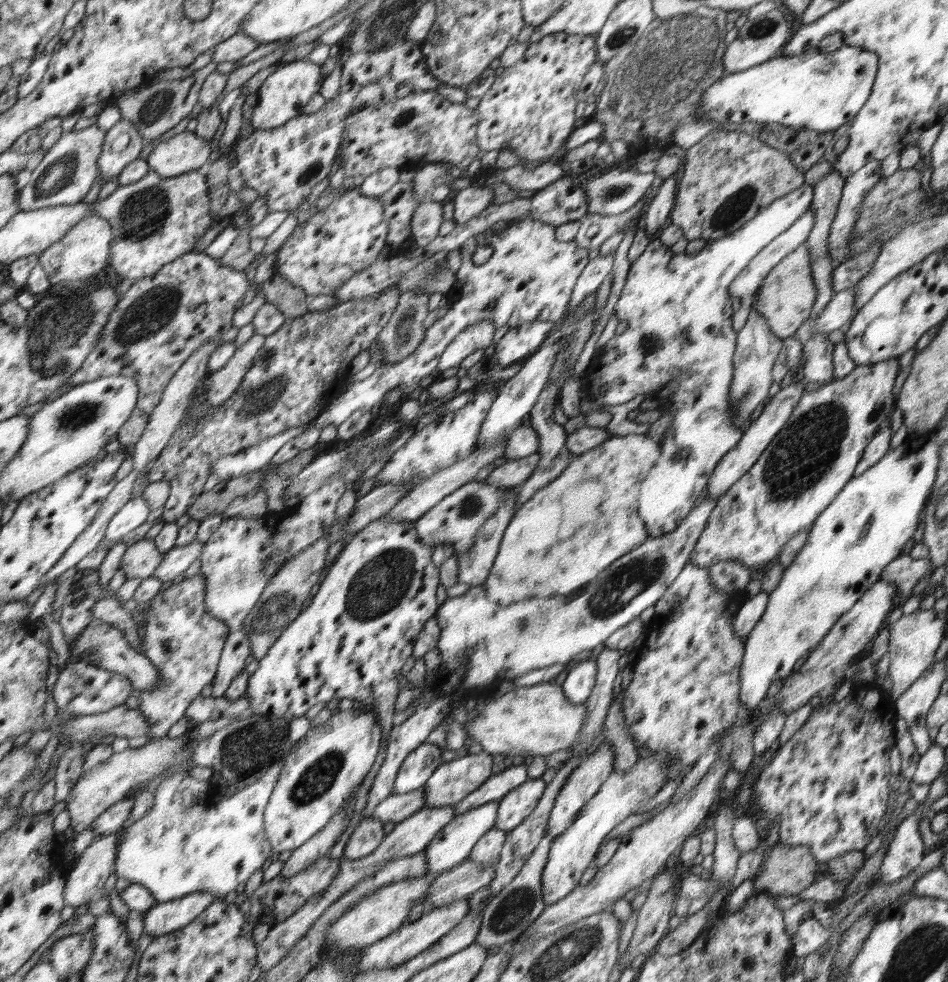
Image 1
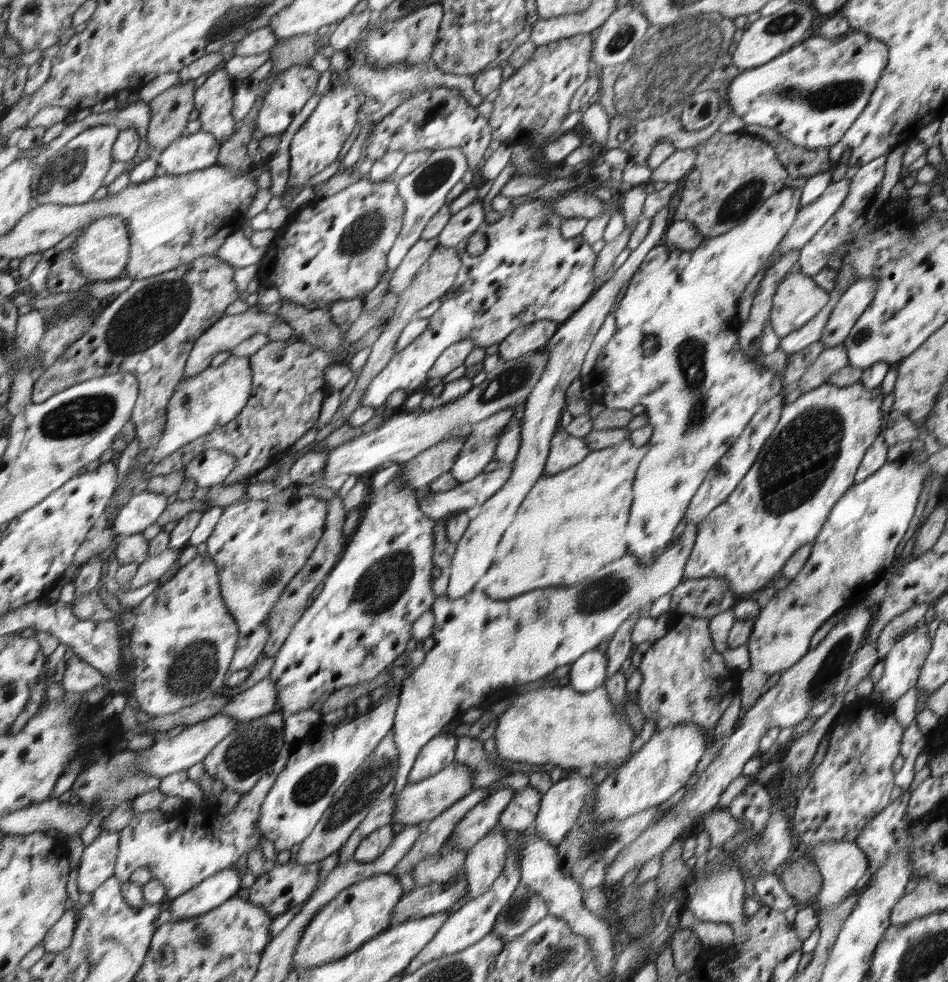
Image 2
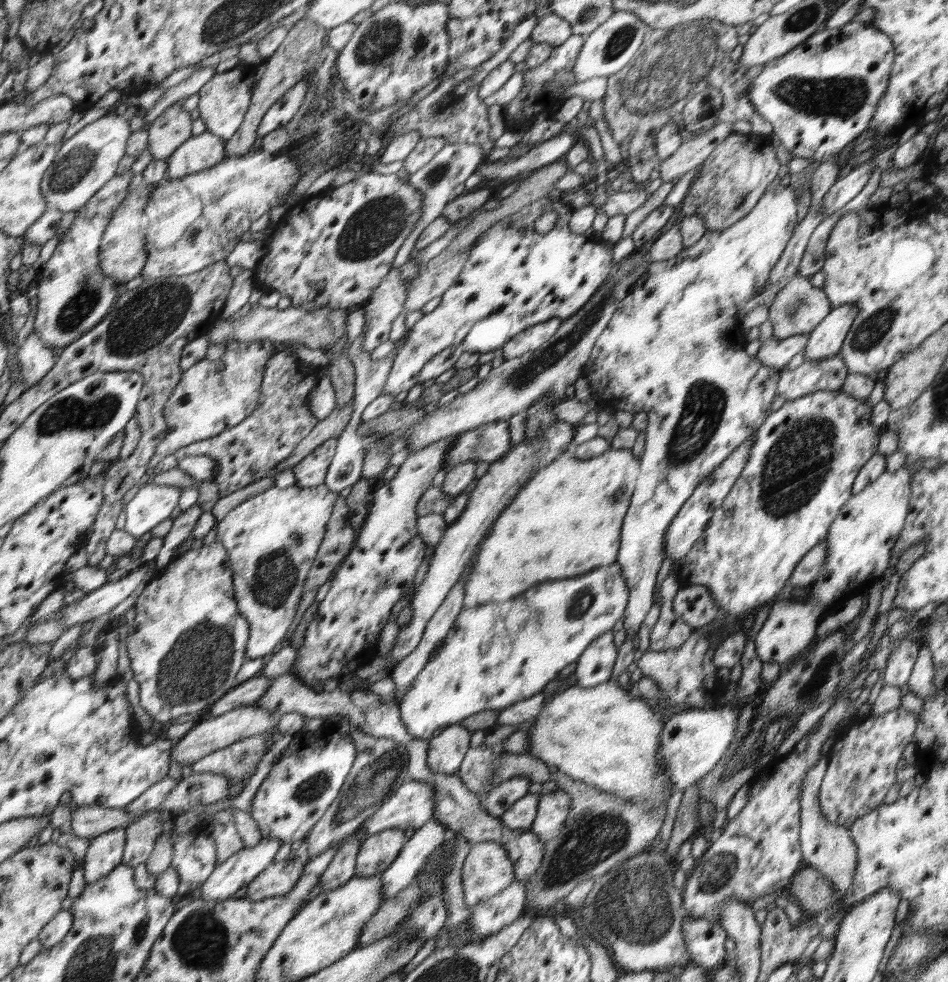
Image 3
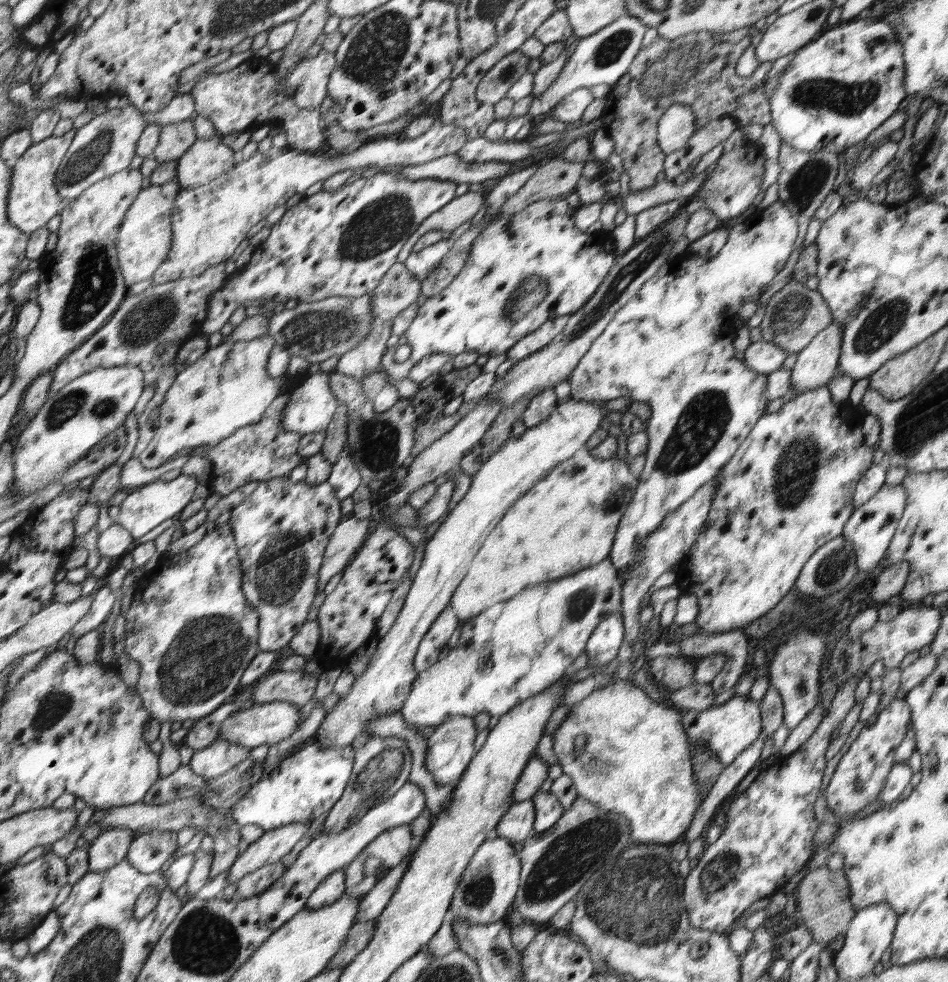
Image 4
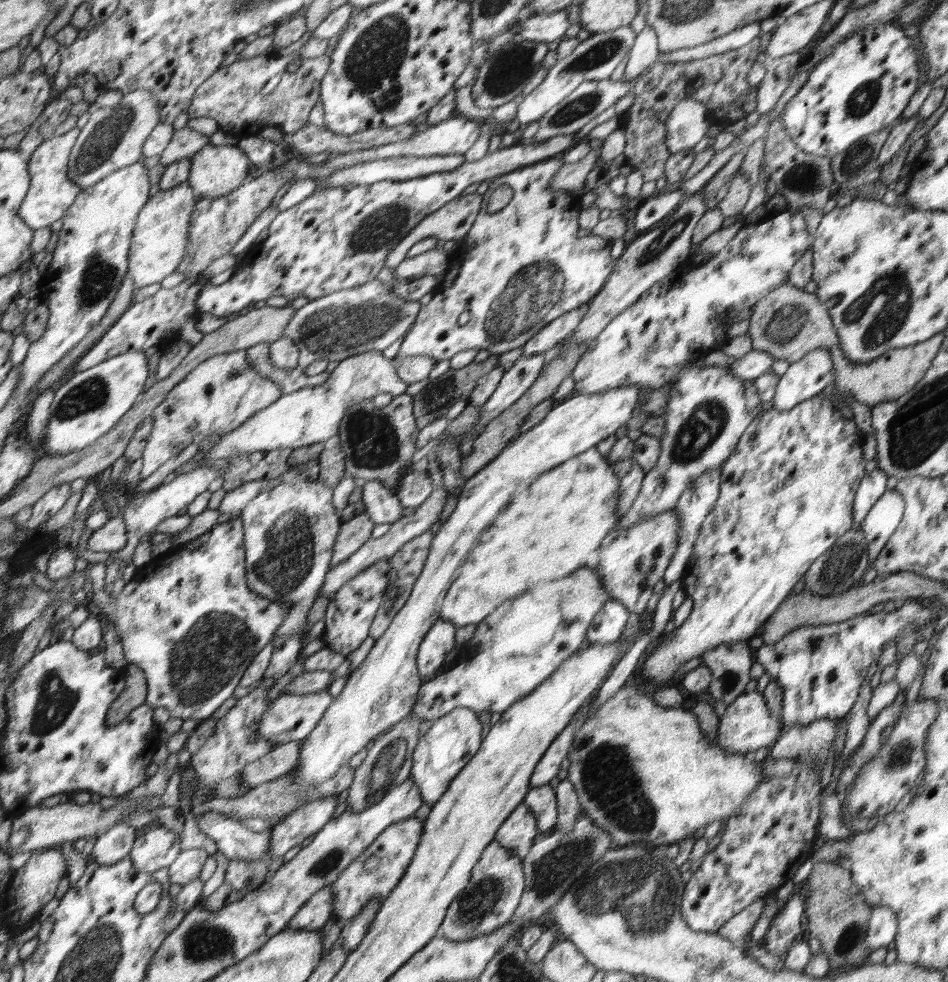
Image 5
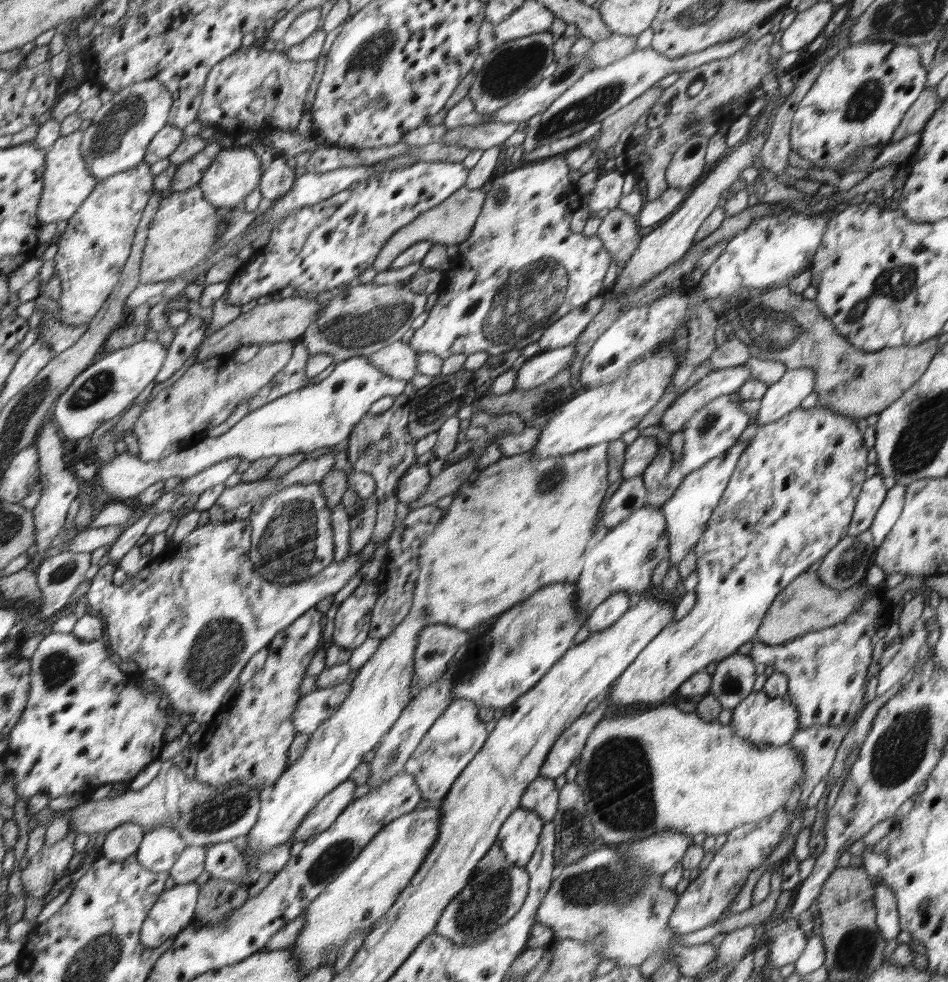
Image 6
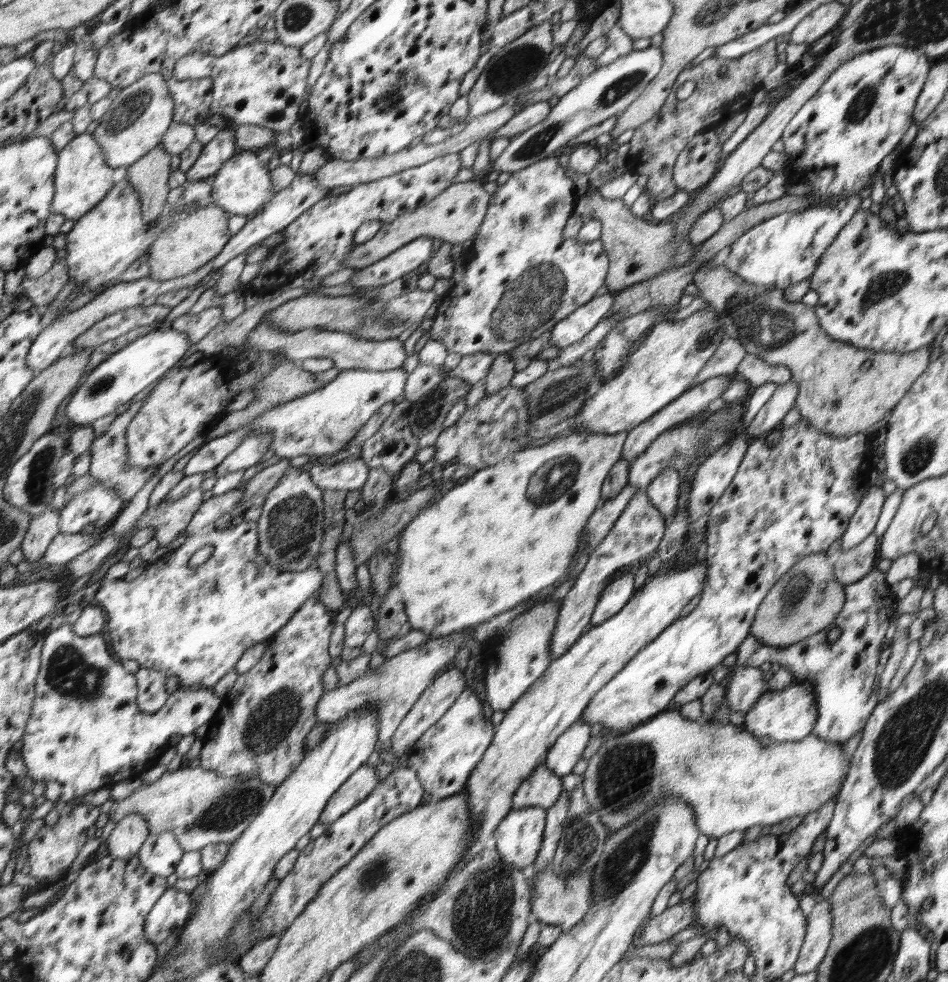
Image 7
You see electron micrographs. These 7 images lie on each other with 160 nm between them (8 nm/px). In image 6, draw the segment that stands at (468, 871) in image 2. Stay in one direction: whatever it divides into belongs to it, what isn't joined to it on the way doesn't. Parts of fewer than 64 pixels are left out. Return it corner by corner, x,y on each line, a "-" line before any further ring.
497,843
482,858
465,889
446,906
434,932
458,944
470,945
485,940
521,911
528,896
529,872
524,867
510,864
501,844

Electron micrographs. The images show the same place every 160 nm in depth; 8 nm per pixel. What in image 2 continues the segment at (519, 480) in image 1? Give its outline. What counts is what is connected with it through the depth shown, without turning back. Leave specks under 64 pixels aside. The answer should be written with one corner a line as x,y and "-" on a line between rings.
506,466
491,472
482,472
469,482
459,484
448,492
430,494
426,499
420,500
421,510
436,521
455,511
480,505
504,487
504,482
510,478
512,469

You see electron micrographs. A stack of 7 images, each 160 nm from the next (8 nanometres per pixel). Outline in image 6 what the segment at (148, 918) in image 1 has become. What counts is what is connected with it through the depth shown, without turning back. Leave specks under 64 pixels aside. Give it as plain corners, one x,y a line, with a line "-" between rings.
352,777
341,782
301,822
301,828
297,830
295,839
306,841
309,837
318,836
318,834
324,833
329,829
344,810
354,802
352,797
356,787
357,783
353,781

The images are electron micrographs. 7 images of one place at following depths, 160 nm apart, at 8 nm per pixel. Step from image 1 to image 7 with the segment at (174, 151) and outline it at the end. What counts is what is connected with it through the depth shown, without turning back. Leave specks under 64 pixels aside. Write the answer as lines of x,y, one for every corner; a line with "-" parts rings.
241,151
226,161
218,172
213,174
211,204
230,212
230,215
241,214
247,216
250,212
256,212
268,204
277,194
270,186
270,174
262,166
262,162
256,158
252,151

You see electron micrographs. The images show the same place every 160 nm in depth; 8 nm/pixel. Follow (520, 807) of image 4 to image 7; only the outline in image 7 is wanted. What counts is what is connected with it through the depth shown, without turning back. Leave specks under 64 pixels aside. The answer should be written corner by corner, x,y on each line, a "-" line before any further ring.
545,807
512,808
497,827
492,846
508,865
522,870
537,860
545,840
546,822

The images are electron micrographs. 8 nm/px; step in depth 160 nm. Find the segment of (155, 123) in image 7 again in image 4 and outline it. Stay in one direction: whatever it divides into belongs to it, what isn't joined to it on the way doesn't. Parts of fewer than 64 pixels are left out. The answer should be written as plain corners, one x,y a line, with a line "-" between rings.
129,102
121,108
107,109
79,129
57,176
58,188
61,188
63,198
80,198
97,182
128,169
130,160
137,153
136,142
147,126
149,124
141,109

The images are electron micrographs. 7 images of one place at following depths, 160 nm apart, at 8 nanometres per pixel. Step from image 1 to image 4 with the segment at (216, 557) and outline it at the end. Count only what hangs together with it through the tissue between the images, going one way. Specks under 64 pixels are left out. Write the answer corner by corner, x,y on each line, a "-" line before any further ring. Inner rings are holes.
278,477
255,483
248,498
231,510
231,517
227,523
232,527
234,542
238,549
238,560
243,572
242,592
247,603
256,607
258,611
258,626
261,632
258,645
261,652
279,652
308,620
309,610
317,598
316,585
320,567
324,562
325,550
337,526
345,518
340,512
340,503
341,500
337,498
332,484
328,482
313,486
304,480
294,484
287,477
-
298,592
300,602
292,602
292,598

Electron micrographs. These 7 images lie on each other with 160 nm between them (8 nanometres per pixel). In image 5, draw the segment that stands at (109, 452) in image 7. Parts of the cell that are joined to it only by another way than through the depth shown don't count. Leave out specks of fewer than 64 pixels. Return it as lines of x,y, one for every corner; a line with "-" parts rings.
382,352
359,353
342,360
324,384
283,394
276,403
254,415
245,425
222,437
206,454
197,453
192,459
199,463
210,459
227,460
238,453
258,454
260,451
288,447
295,449
341,436
339,425
349,406
372,400
374,396
384,392
396,397
405,394
408,387
409,384
402,382
397,375
397,368
392,360
384,358

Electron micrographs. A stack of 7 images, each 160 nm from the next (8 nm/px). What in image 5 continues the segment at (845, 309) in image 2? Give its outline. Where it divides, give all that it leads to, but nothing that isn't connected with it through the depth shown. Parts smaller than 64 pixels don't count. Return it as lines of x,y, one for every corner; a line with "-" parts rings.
814,350
801,361
792,363
784,375
778,378
774,389
772,410
794,409
802,401
817,397
834,380
834,369
830,351

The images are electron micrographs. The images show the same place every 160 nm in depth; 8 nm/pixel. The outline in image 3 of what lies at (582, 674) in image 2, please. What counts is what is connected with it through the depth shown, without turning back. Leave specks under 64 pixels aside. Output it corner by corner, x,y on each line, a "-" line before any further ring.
613,630
606,631
582,653
574,673
573,683
592,688
608,682
618,653
614,645

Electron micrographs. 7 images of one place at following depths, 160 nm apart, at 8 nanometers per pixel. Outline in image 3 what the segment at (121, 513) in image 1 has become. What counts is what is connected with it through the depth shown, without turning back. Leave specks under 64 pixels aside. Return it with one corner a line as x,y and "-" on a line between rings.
145,480
140,491
124,508
126,520
123,529
136,538
150,532
175,512
182,492
178,487
156,486

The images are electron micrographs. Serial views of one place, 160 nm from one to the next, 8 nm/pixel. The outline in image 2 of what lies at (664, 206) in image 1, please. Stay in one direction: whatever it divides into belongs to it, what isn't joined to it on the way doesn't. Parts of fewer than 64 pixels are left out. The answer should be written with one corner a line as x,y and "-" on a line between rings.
668,206
660,209
652,218
652,224
649,228
648,234
644,237
644,240
628,255
628,258
624,261
624,264
618,268
615,274
608,279
602,286
596,289
596,292
592,294
589,300
577,310
573,316
562,322
560,328
553,337
550,338
548,342
542,347
544,351
548,352
549,356
549,366
545,370
545,374
538,382
536,388
533,390
530,398
524,402
524,417
522,418
520,424
520,435
521,443
519,446
519,451
517,457
513,460
514,466
512,469
512,474
510,478
504,482
504,487
500,488
491,498
488,498
486,502
482,503
482,508
480,508
480,513
476,518
468,523
465,533
461,536
461,539
457,542
457,547
455,548
455,555
453,556
453,561
450,570
447,571
446,575
450,575
450,580
448,583
447,594
448,598
455,599
464,596
467,592
473,589
473,586
486,574
489,566
494,562
497,551
498,543
500,542
501,536
504,534
506,528
512,520
514,520
516,510
524,501
524,498
528,495
528,492
532,489
532,486
537,482
537,480
543,476
544,467
548,458
548,453
550,452
550,439
554,432
560,425
560,420
563,412
566,410
567,402
565,401
566,392
570,387
570,384
580,375
582,364
586,353
590,349
591,342
598,332
600,326
604,322
604,318
608,316
611,306
620,292
620,288
631,279
631,276
636,272
636,269
645,262
646,255
655,247
663,243
666,230
666,220
668,220

